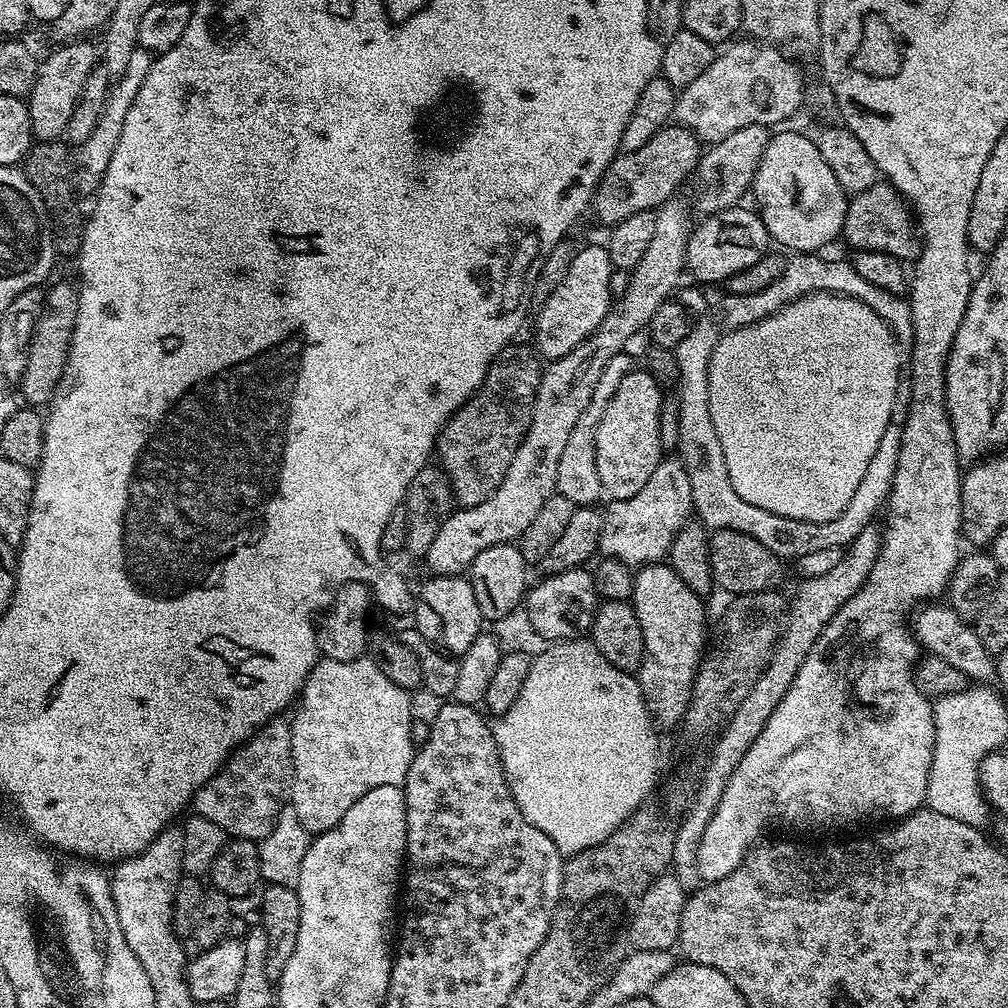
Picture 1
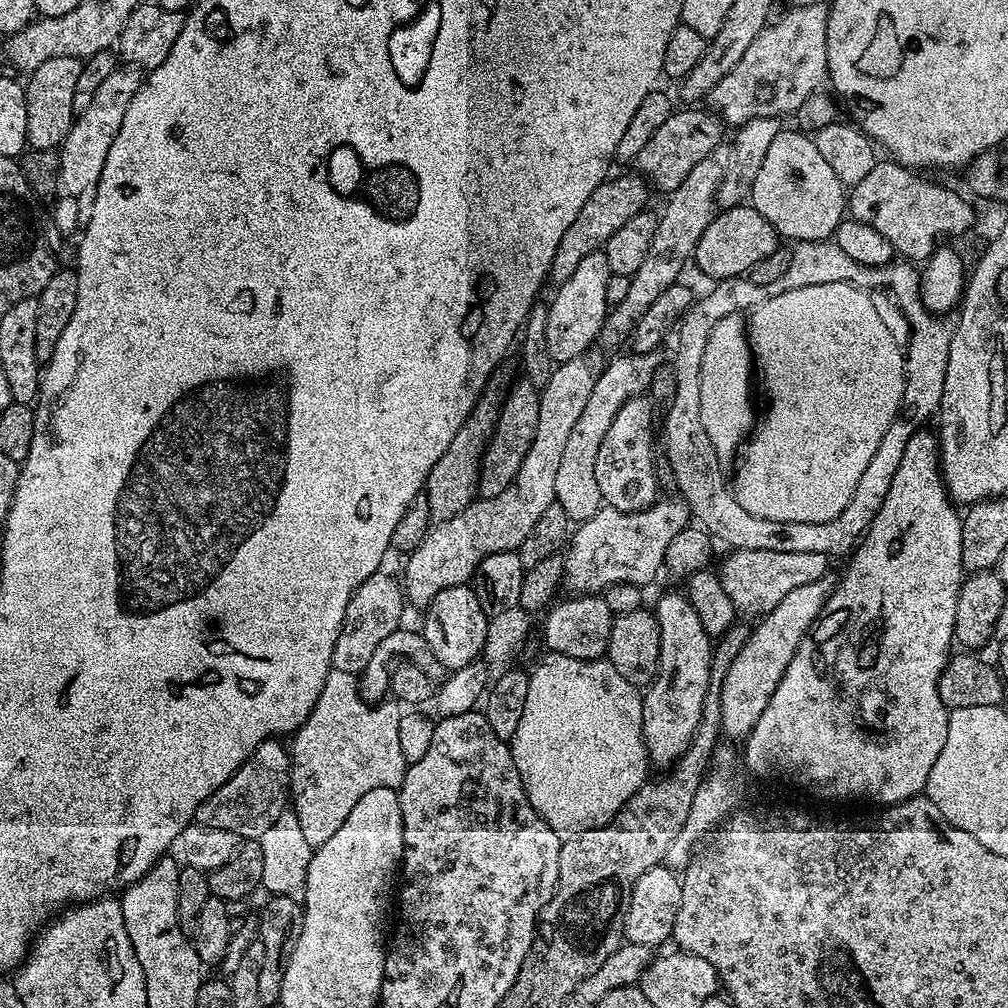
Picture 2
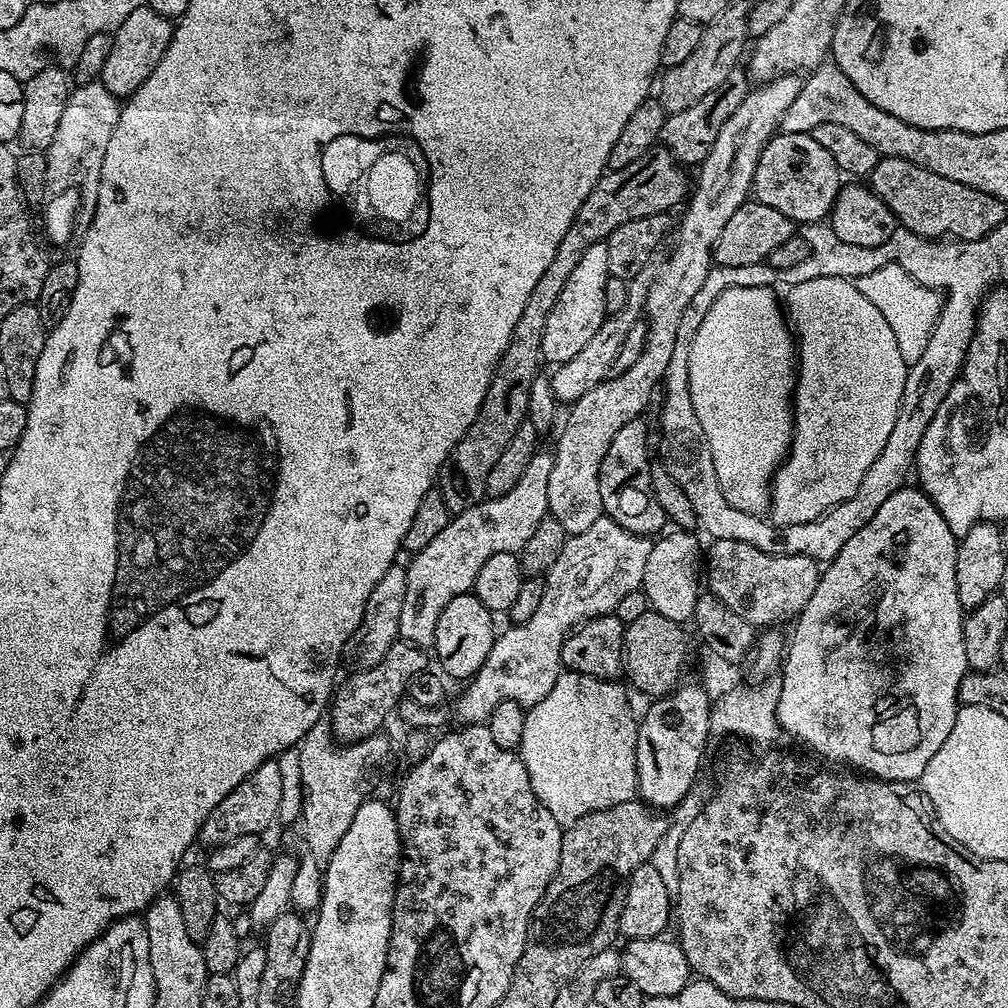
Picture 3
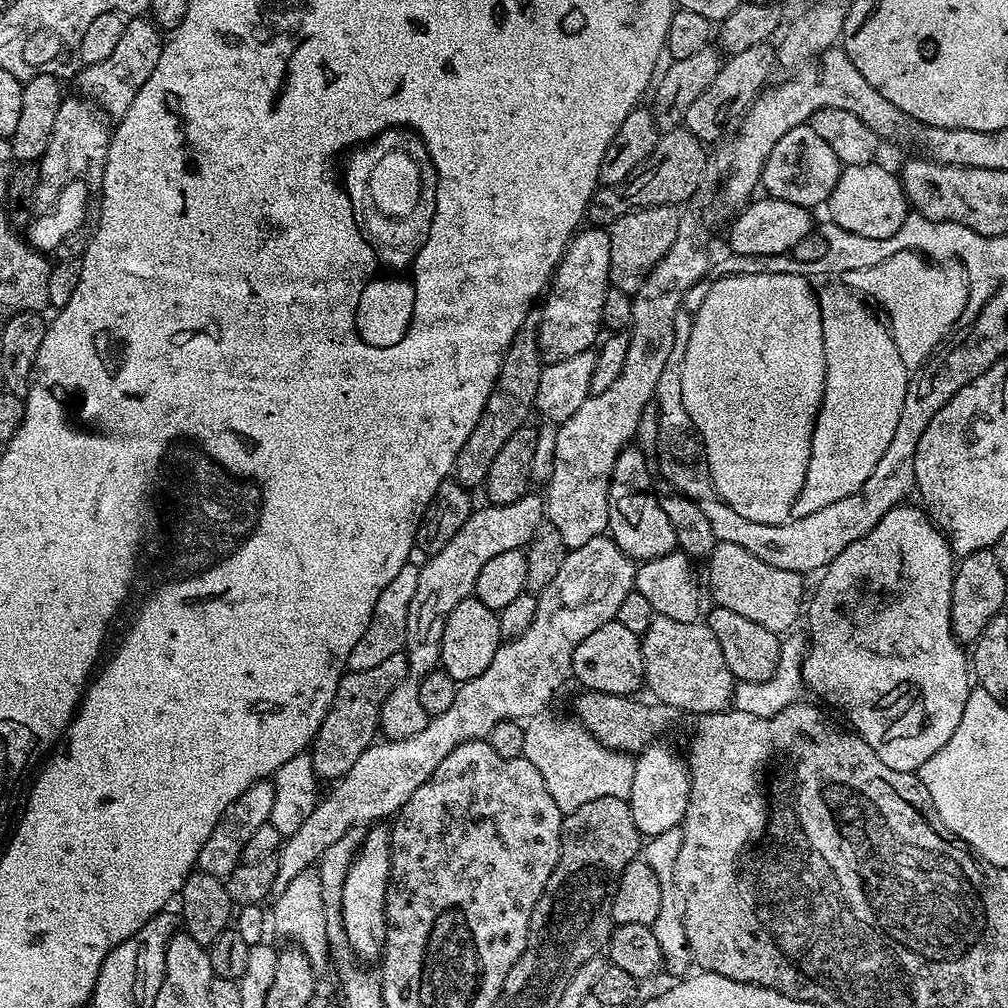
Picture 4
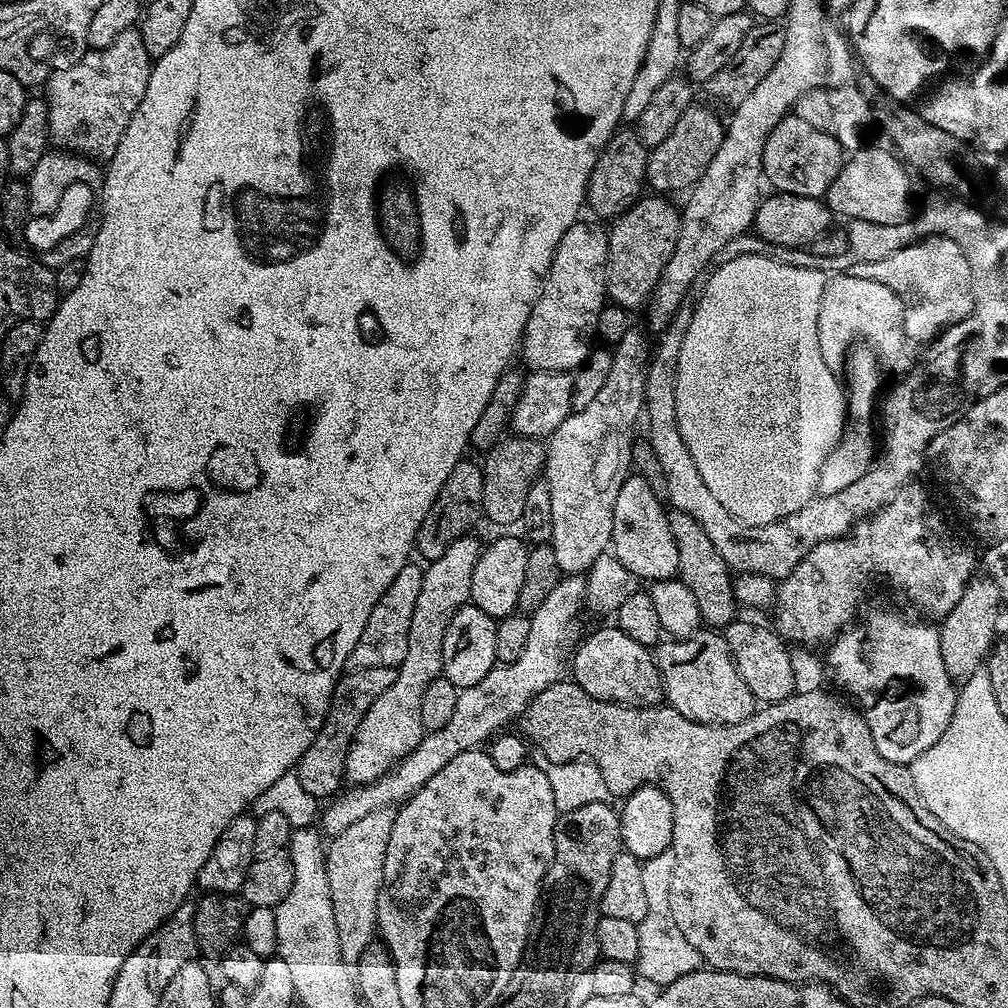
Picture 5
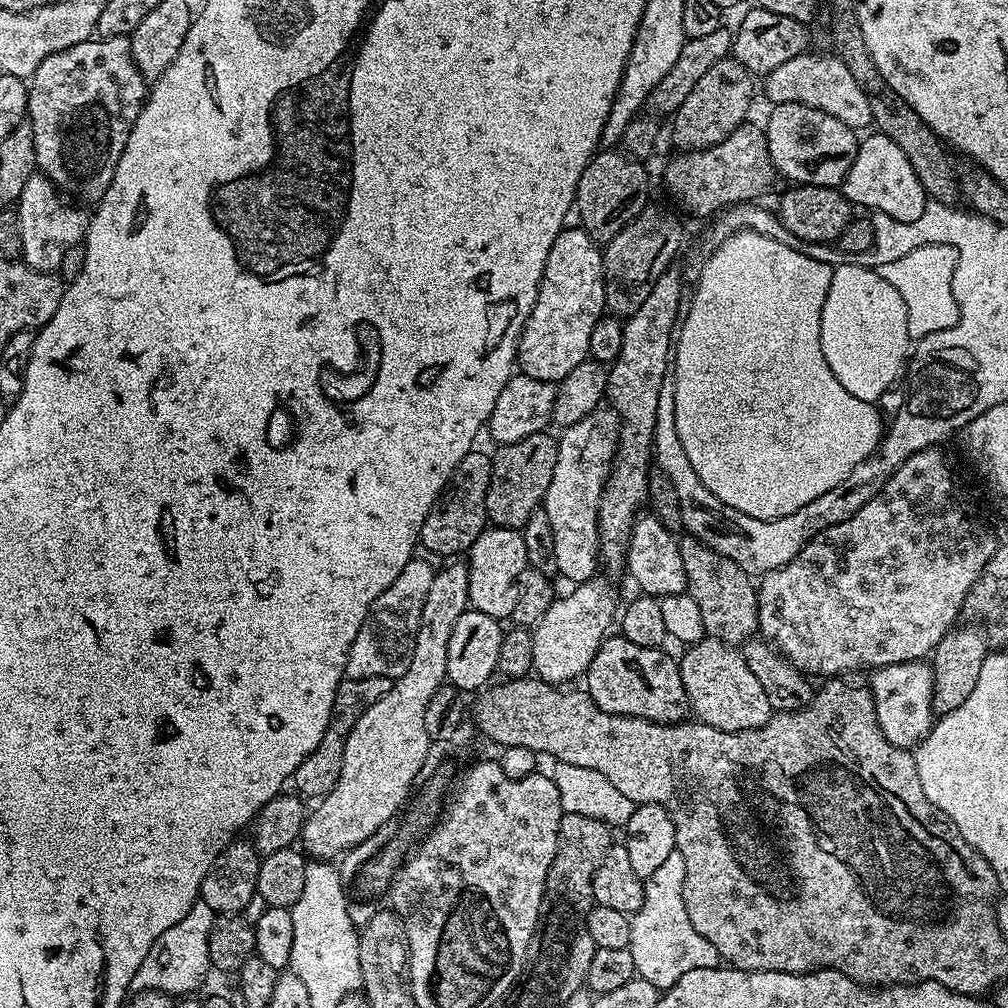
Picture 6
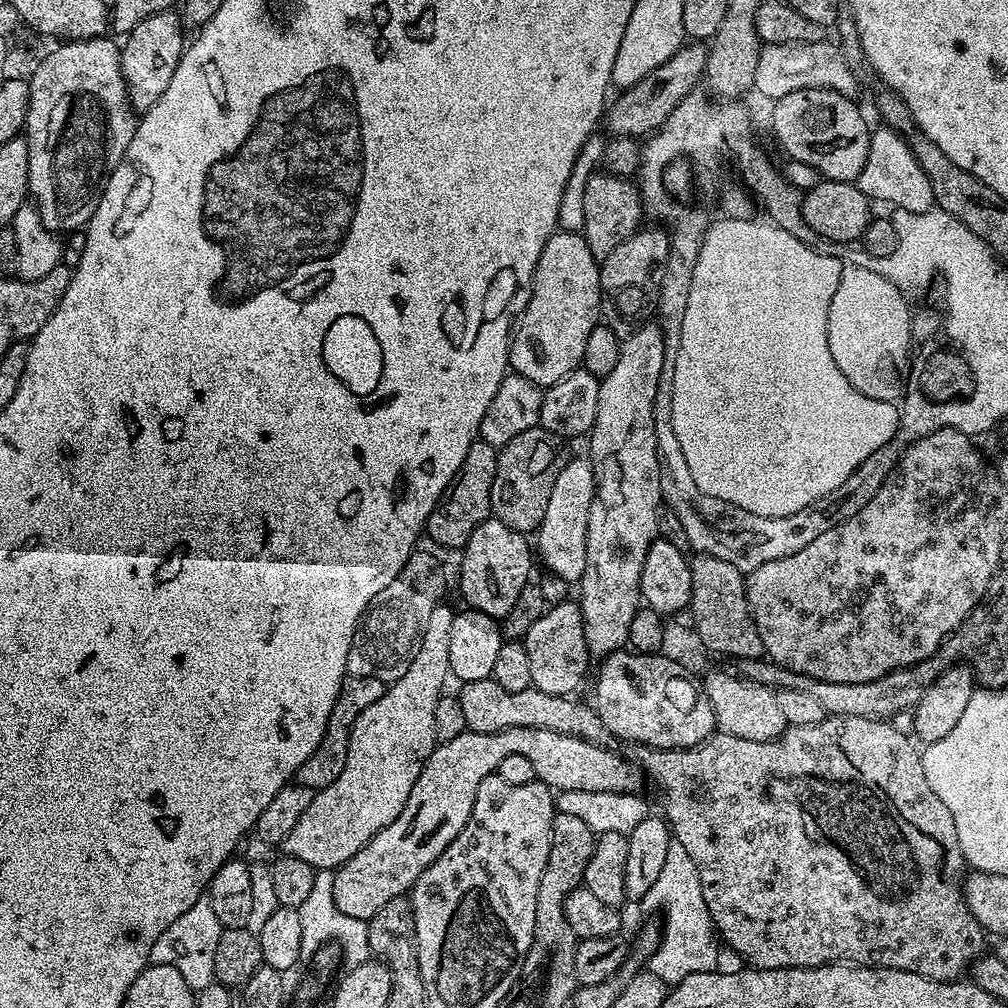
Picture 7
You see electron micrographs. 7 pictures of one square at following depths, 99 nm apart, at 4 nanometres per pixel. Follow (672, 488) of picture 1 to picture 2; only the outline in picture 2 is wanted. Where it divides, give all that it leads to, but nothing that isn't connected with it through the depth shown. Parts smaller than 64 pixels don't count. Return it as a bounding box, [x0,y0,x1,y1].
[563,499,691,595]

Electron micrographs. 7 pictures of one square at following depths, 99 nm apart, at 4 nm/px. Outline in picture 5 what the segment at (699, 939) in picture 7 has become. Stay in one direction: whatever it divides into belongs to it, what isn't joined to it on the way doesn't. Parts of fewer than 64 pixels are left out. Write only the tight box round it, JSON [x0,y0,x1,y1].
[636,849,702,988]

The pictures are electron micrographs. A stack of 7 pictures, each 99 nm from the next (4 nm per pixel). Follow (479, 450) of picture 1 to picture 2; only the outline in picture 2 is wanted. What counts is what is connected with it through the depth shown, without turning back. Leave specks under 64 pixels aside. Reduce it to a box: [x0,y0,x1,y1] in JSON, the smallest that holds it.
[476,379,540,499]

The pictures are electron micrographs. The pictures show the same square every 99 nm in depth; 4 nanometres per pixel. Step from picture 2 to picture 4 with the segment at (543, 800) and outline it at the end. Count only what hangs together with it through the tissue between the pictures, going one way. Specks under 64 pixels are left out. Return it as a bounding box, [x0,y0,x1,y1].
[524,715,635,813]

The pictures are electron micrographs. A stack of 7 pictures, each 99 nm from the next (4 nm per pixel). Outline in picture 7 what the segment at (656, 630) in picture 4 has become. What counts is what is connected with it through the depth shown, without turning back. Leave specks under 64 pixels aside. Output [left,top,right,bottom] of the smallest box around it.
[702,671,789,742]

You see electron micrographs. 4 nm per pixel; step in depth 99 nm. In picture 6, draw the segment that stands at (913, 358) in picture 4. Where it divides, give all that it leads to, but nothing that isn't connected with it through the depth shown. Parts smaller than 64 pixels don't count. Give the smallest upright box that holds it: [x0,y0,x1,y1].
[877,244,960,340]

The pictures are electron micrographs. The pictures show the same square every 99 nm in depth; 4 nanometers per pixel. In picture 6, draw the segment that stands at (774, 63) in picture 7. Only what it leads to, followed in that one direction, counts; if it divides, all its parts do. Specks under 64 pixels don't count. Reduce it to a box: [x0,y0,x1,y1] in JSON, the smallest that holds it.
[763,54,873,130]

